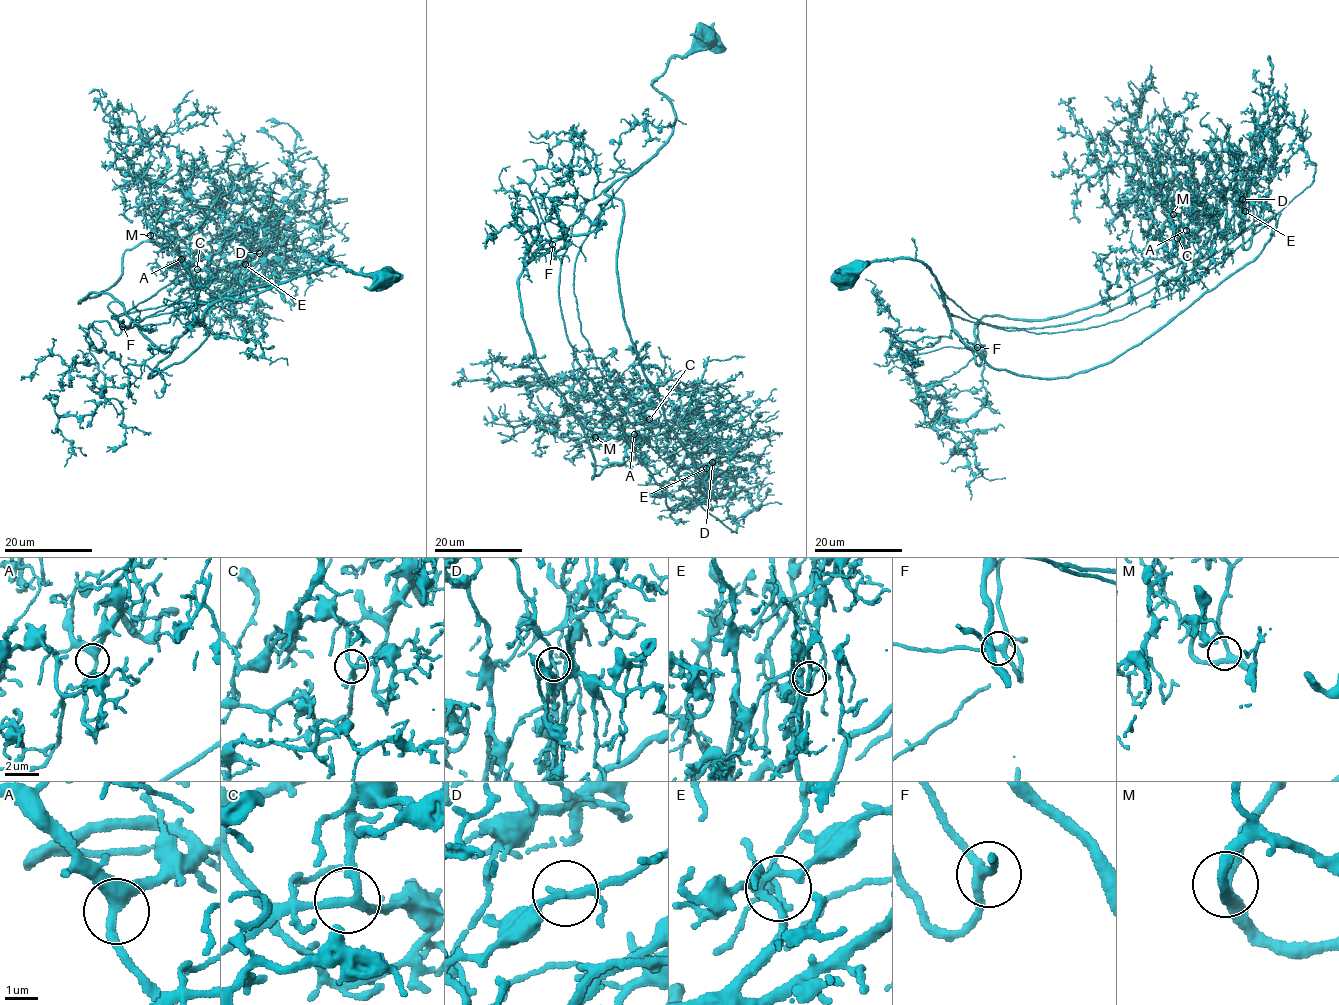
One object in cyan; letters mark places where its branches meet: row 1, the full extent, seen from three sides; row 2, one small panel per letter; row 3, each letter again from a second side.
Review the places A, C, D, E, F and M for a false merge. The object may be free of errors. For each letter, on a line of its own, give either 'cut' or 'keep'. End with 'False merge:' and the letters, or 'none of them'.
A: keep
C: keep
D: keep
E: keep
F: keep
M: keep
False merge: none of them

